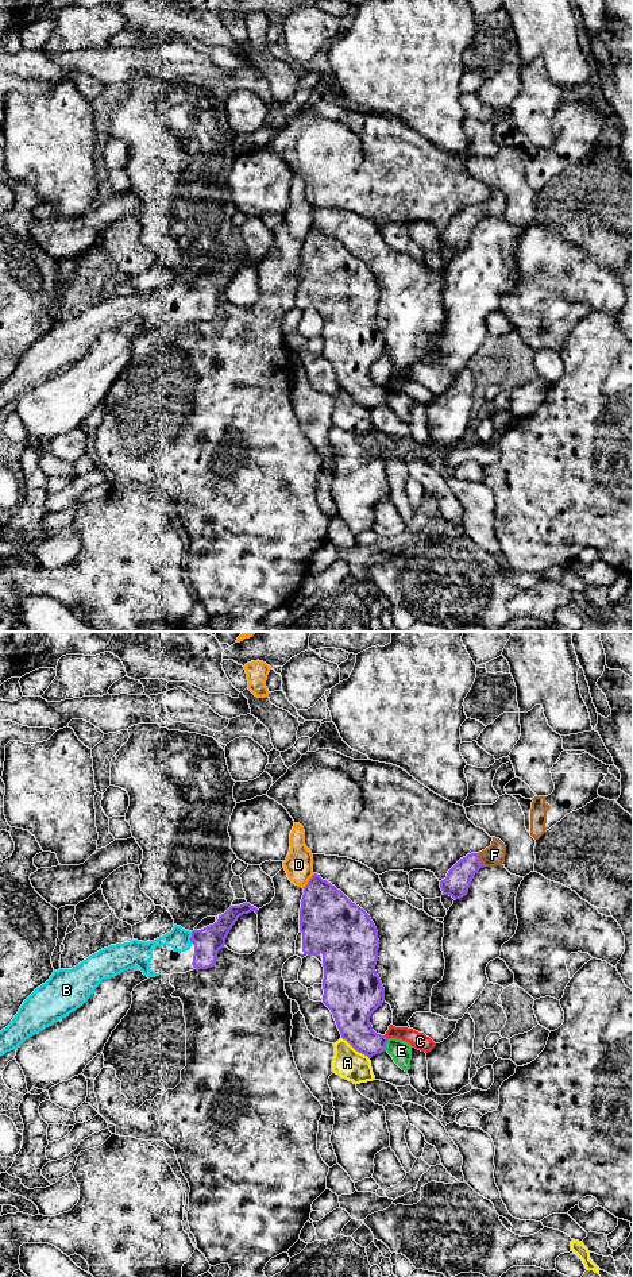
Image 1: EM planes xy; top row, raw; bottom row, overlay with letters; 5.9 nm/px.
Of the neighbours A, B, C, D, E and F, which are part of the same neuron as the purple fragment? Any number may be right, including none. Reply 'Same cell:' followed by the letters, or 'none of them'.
Same cell: B, F

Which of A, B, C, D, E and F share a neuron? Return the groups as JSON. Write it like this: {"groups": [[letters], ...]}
{"groups": [["A"], ["B", "F"], ["C"], ["D"], ["E"]]}

